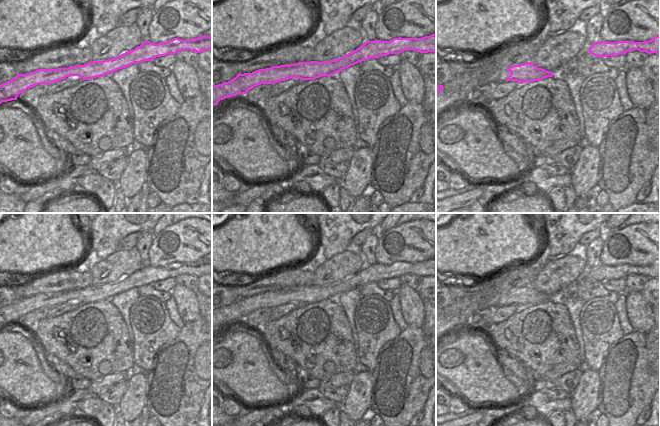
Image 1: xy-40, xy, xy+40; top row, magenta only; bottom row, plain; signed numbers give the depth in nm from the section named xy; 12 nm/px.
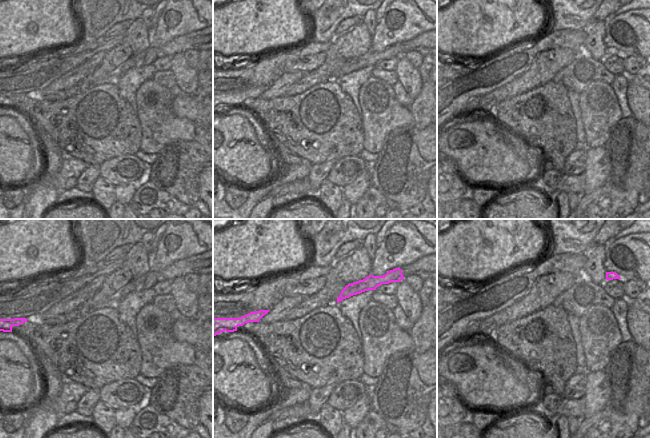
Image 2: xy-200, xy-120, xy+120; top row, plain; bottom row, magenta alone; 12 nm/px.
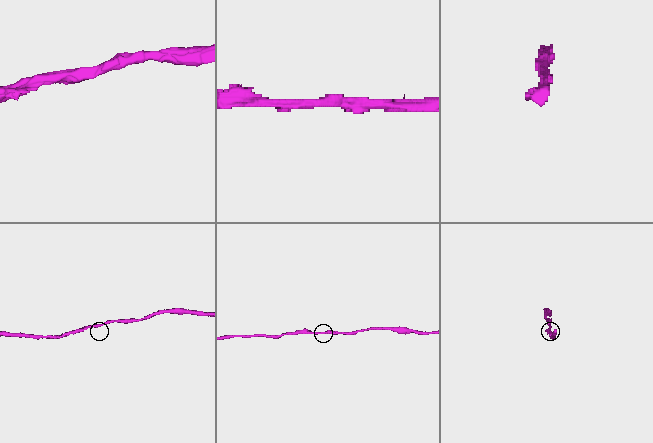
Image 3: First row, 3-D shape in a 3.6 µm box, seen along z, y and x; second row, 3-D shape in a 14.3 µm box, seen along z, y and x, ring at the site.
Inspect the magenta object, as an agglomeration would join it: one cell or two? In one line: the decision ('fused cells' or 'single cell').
single cell

